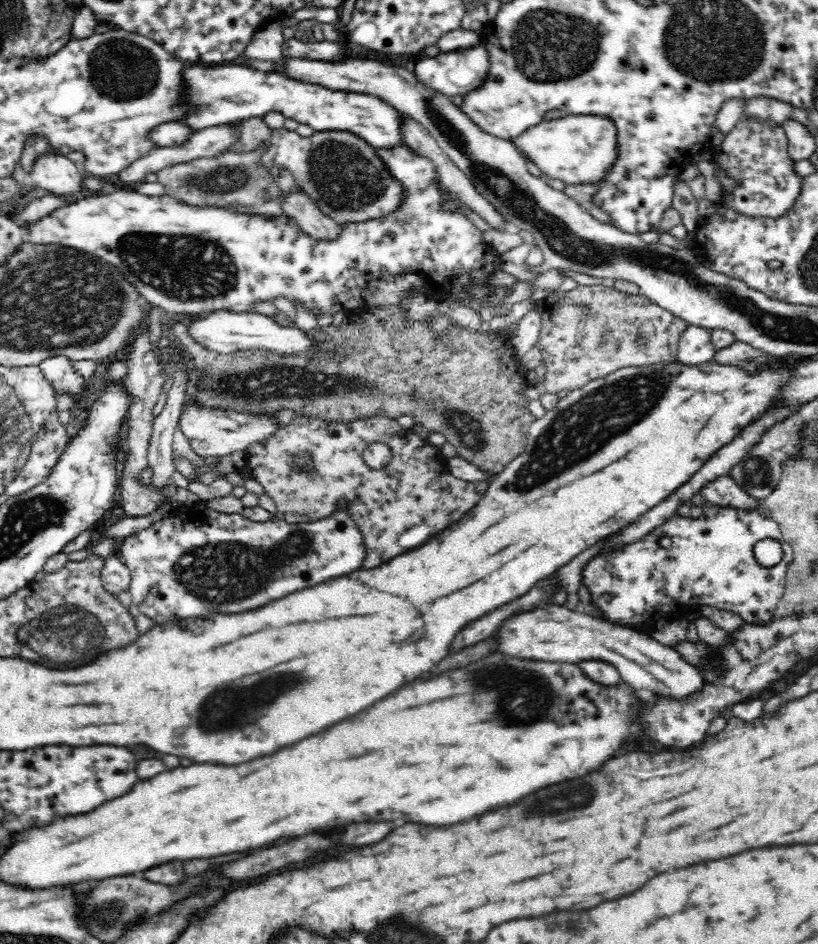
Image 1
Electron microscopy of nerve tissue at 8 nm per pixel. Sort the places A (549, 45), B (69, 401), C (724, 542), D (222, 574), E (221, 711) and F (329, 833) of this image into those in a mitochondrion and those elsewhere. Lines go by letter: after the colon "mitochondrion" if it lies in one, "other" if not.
A: mitochondrion
B: other
C: other
D: mitochondrion
E: mitochondrion
F: other

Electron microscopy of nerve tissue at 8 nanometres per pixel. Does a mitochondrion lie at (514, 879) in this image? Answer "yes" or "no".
no

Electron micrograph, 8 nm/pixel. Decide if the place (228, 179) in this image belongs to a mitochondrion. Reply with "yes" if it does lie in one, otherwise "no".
yes

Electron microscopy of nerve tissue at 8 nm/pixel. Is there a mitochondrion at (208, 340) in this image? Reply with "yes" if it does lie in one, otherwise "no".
no

